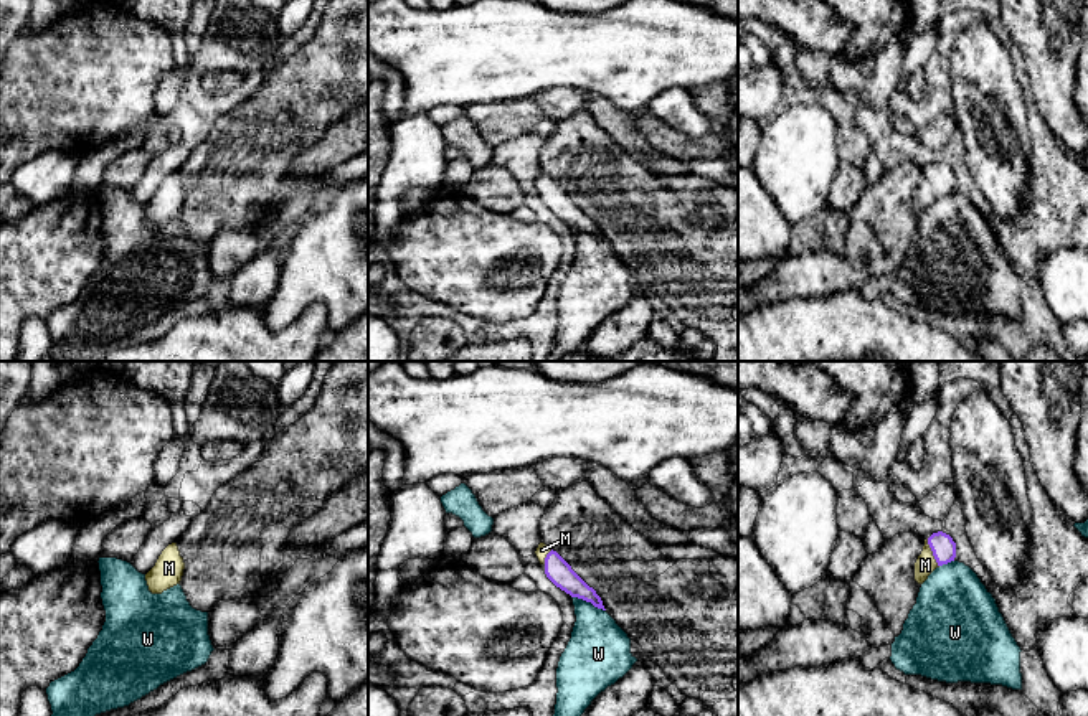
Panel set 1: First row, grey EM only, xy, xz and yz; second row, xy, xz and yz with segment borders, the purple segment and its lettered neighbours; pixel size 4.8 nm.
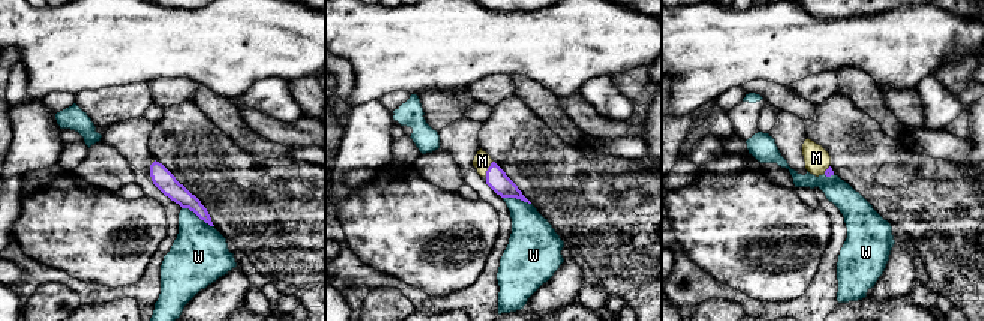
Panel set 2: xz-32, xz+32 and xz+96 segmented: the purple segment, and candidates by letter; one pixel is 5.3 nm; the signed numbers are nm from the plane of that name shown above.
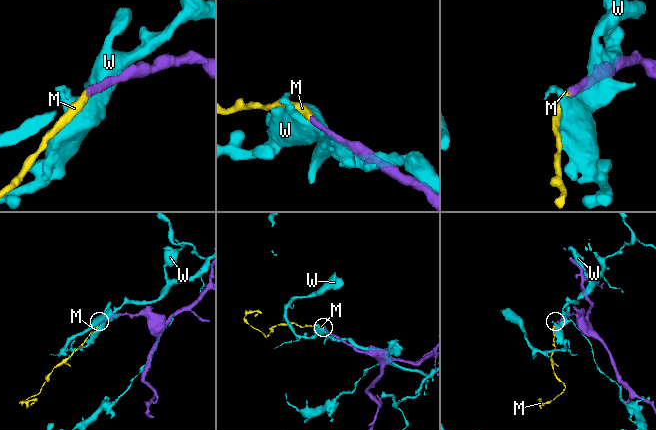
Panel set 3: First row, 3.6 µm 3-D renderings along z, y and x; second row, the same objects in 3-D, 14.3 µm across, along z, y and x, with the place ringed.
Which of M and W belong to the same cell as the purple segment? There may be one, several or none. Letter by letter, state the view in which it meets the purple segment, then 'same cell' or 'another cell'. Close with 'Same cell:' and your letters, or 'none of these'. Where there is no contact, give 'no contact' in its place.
M: contact in yz; same cell
W: contact in xz; another cell
Same cell: M

